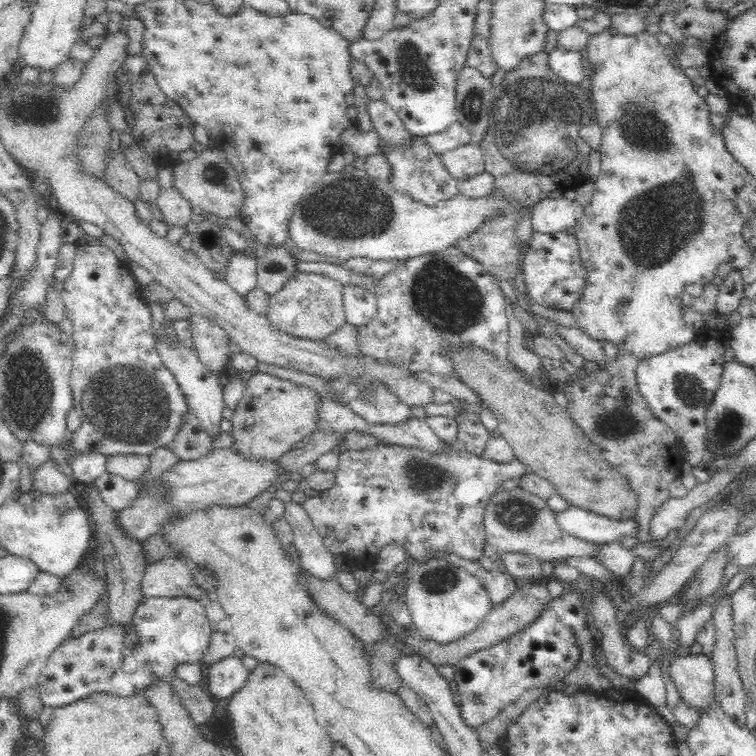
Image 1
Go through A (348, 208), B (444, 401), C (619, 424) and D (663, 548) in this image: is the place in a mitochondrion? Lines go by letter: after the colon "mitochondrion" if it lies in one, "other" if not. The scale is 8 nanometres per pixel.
A: mitochondrion
B: other
C: mitochondrion
D: other

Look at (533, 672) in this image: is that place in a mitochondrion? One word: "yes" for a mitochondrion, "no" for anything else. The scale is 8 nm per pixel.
no

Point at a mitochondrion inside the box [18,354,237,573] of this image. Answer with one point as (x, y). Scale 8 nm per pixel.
(129, 407)

